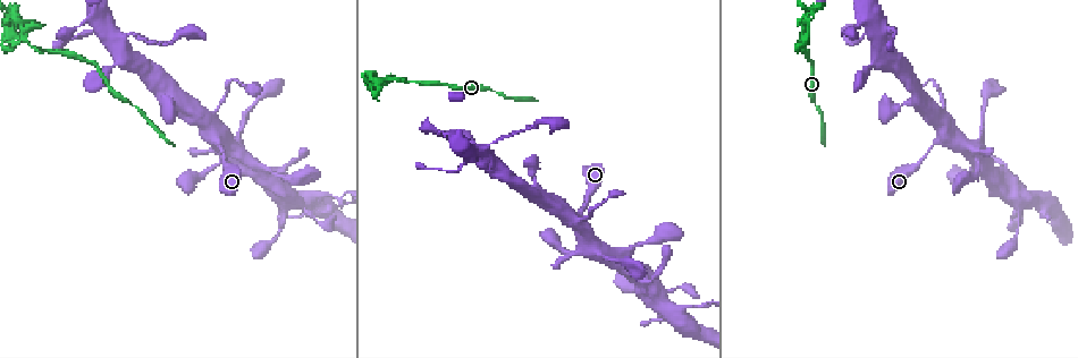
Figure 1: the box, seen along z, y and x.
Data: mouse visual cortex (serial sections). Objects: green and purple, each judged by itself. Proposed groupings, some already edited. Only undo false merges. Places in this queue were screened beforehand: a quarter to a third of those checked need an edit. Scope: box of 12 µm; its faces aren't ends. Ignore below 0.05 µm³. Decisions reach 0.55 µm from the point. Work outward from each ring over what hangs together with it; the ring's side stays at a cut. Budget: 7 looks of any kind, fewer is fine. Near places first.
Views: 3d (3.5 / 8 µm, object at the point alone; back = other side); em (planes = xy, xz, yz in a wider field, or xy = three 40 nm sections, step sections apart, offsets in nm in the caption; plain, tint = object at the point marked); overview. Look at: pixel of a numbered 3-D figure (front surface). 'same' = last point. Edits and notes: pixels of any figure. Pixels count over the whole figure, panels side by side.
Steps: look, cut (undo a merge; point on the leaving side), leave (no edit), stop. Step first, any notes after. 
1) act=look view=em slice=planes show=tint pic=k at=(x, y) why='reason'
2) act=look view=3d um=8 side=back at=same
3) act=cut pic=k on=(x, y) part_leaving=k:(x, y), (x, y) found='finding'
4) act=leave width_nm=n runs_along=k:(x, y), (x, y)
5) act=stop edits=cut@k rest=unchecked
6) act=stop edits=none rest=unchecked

act=look view=3d um=8 pic=1 at=(211, 134) why='four or more arms meet'

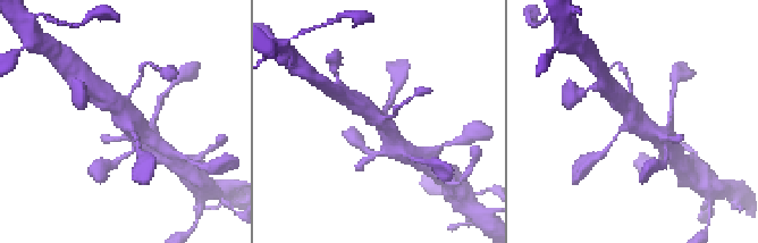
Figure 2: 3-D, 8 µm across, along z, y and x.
act=look view=em slice=planes show=tint pic=2 at=(125, 122) arms=4 arm_widths_nm=150,200,500,600

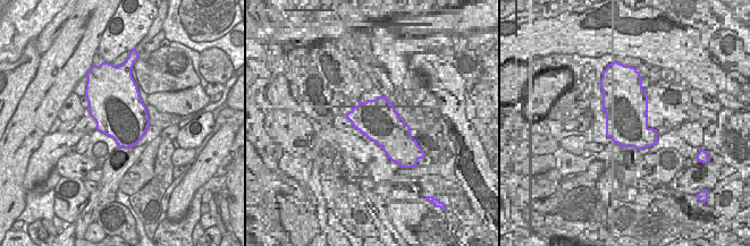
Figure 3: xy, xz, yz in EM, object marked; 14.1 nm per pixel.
act=leave runs_along=2:(612, 143), (632, 120), (656, 133) found='one cell here'

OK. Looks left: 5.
act=look view=3d um=8 pic=1 at=(314, 218) why='narrows sharply'

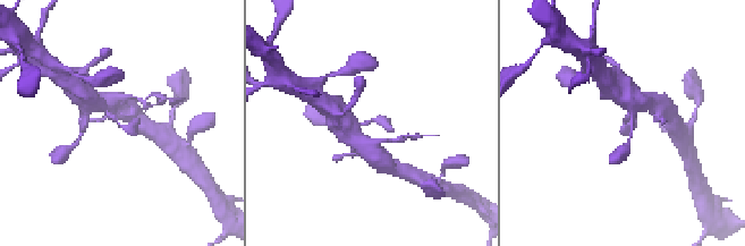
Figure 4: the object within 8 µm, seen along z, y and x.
act=look view=3d um=3.5 pic=4 at=(375, 121)

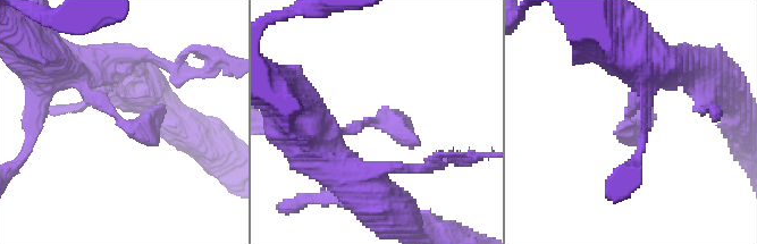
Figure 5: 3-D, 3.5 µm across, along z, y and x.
act=look view=em slice=xy step=3 show=tint pic=5 at=(115, 118) why='need the tissue'

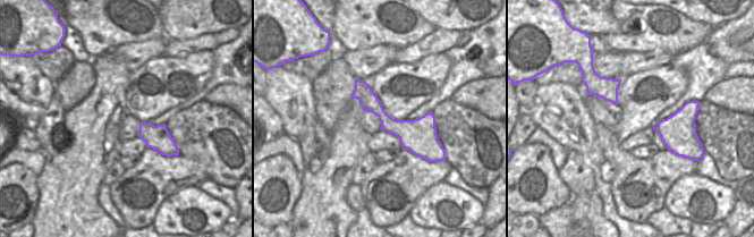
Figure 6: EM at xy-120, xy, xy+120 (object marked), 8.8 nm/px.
act=leave runs_along=5:(57, 65), (129, 127), (165, 103) found='continuous, no second cell'

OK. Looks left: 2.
act=look view=3d um=3.5 pic=1 at=(99, 25) why='four-way junction'

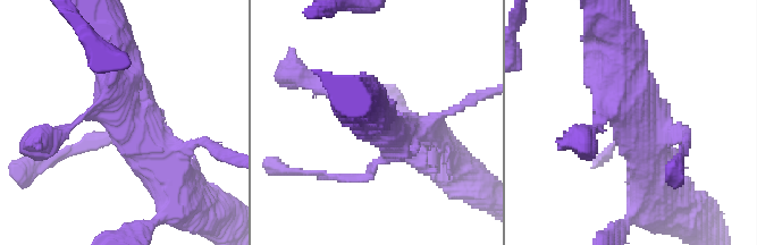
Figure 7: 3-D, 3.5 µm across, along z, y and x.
act=look view=em slice=xy step=1 show=tint pic=7 at=(121, 117)

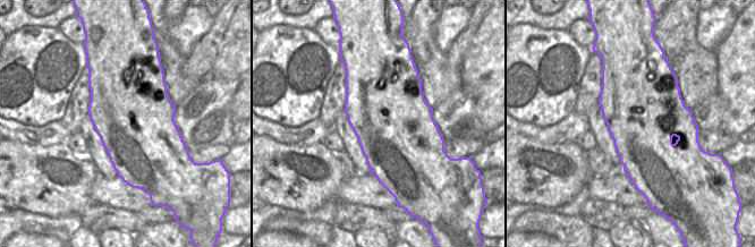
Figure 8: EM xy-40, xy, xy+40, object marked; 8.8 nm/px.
act=leave arms=4 arm_widths_nm=150,150,500,600 runs_along=7:(171, 176), (119, 117), (112, 55) found='all the same cell'

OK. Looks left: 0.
act=stop edits=none rest=unchecked

